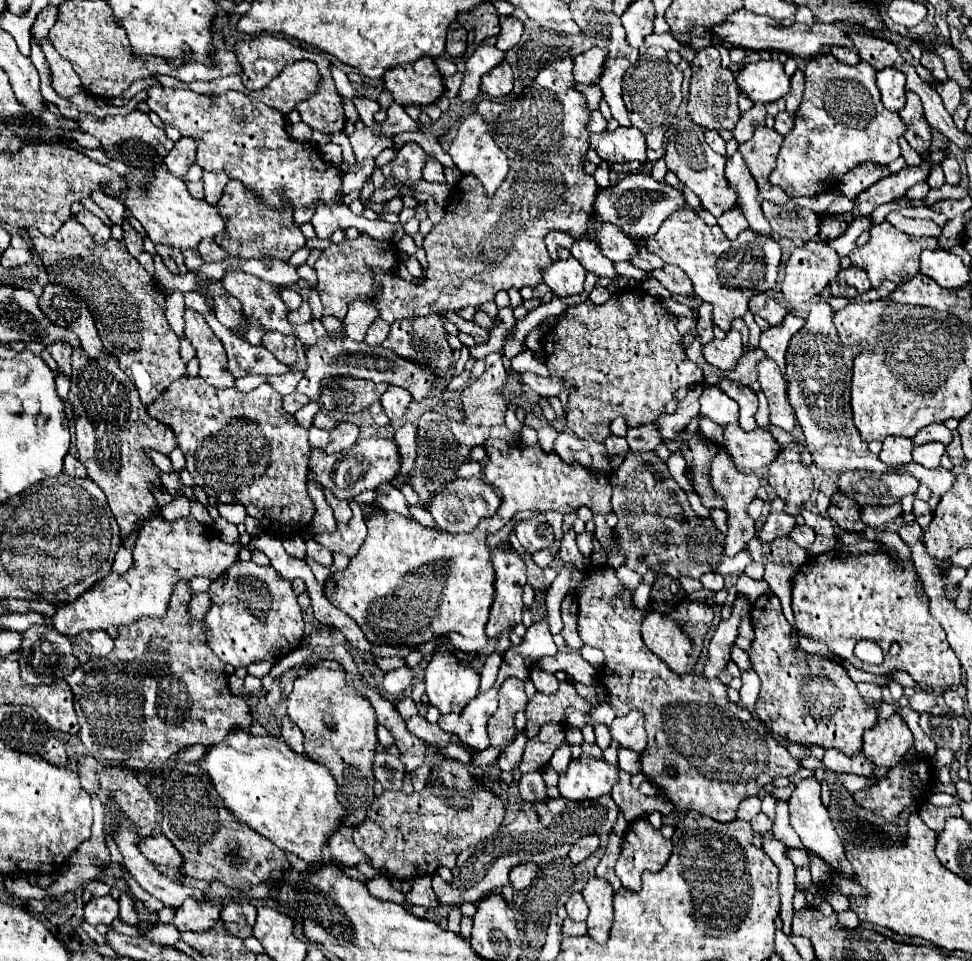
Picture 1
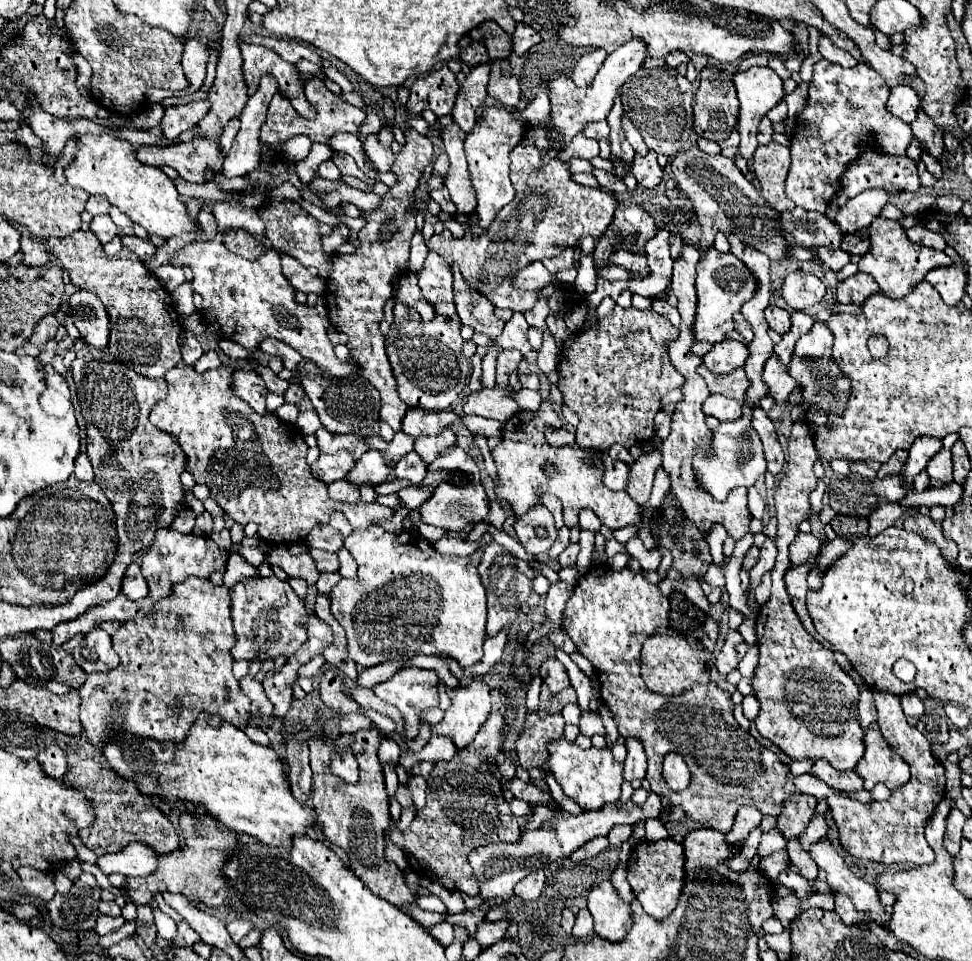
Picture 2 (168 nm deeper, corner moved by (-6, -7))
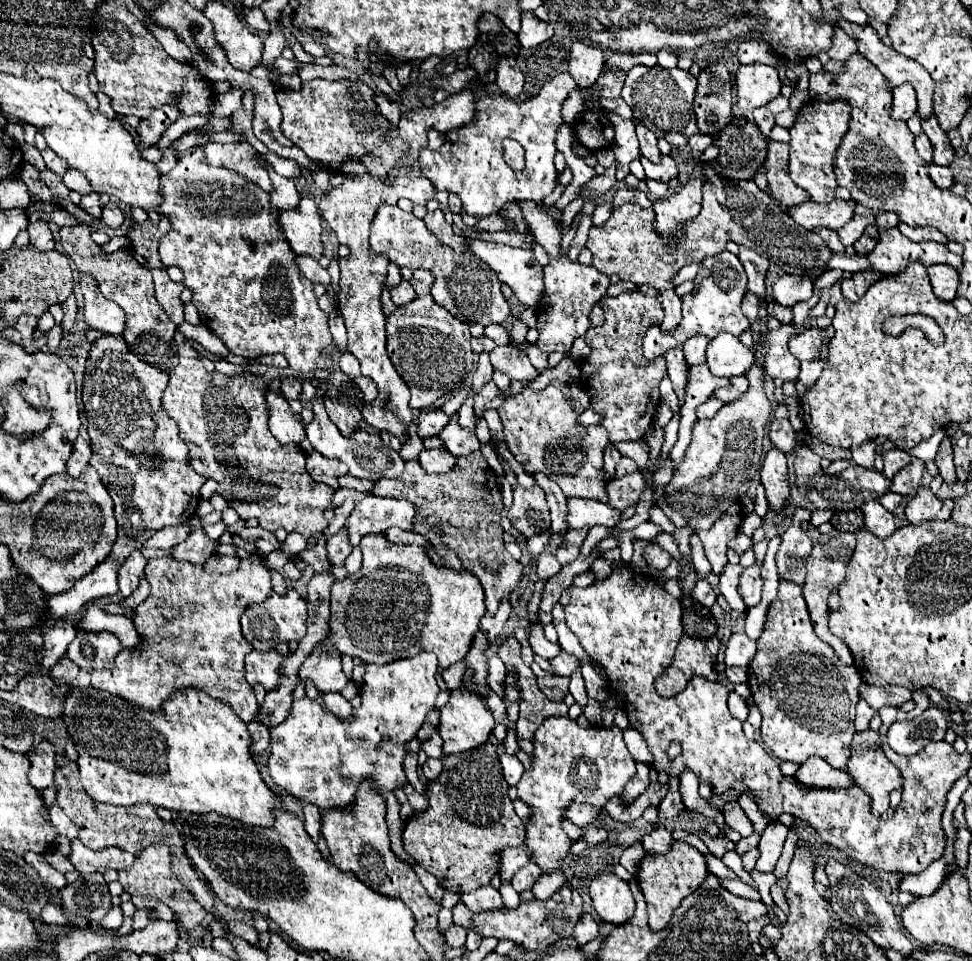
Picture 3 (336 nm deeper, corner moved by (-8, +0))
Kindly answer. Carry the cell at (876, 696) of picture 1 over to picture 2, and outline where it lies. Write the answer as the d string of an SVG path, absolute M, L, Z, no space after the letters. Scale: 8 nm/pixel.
M861 690L861 696L859 696L859 720L861 720L861 726L865 726L865 728L869 728L869 724L877 722L877 708L873 706L871 690Z

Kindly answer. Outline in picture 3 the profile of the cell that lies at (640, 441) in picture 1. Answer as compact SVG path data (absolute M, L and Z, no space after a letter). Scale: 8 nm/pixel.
M637 471L635 475L627 475L627 477L615 477L611 479L611 483L605 485L609 503L619 511L631 505L637 505L643 489L645 489L645 481L643 481L641 471Z

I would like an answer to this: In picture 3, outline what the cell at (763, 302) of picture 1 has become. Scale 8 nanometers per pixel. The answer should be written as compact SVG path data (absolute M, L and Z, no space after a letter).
M767 303L767 313L773 315L777 321L781 323L791 323L793 321L793 313L789 307L783 307L783 305L777 305L777 303Z

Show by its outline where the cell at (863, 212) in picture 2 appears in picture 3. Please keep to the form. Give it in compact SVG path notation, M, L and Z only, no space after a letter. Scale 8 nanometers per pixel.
M835 199L825 205L805 201L801 205L789 207L787 215L791 215L791 219L805 229L817 229L817 227L839 229L851 221L855 207L857 207L857 203L843 201L843 199Z

